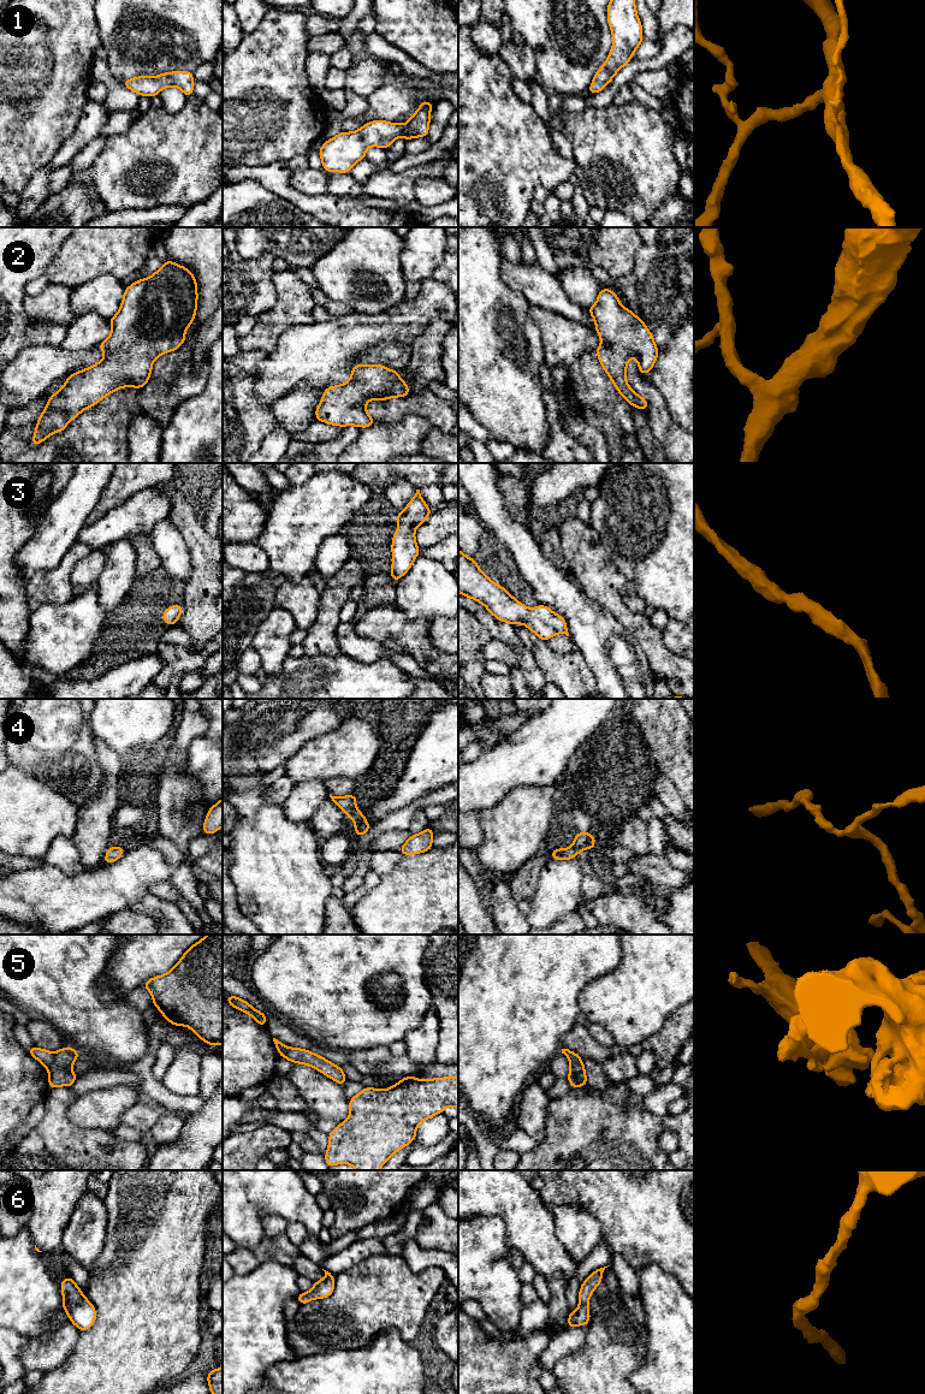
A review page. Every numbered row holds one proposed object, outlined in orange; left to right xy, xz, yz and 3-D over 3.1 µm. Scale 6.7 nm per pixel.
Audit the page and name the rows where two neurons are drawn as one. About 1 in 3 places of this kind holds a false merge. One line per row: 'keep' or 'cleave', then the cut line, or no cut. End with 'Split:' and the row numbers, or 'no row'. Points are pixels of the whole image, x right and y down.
1: keep; no cut
2: keep; no cut
3: keep; no cut
4: keep; no cut
5: cleave; cut in xy along (54, 1054), (54, 1060), (47, 1068)
6: keep; no cut
Split: 5

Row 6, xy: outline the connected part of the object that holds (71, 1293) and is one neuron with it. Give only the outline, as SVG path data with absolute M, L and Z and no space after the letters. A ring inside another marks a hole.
M71 1276L61 1281L63 1309L69 1315L69 1319L79 1331L88 1330L96 1321L94 1305L83 1295L83 1292L75 1283Z

